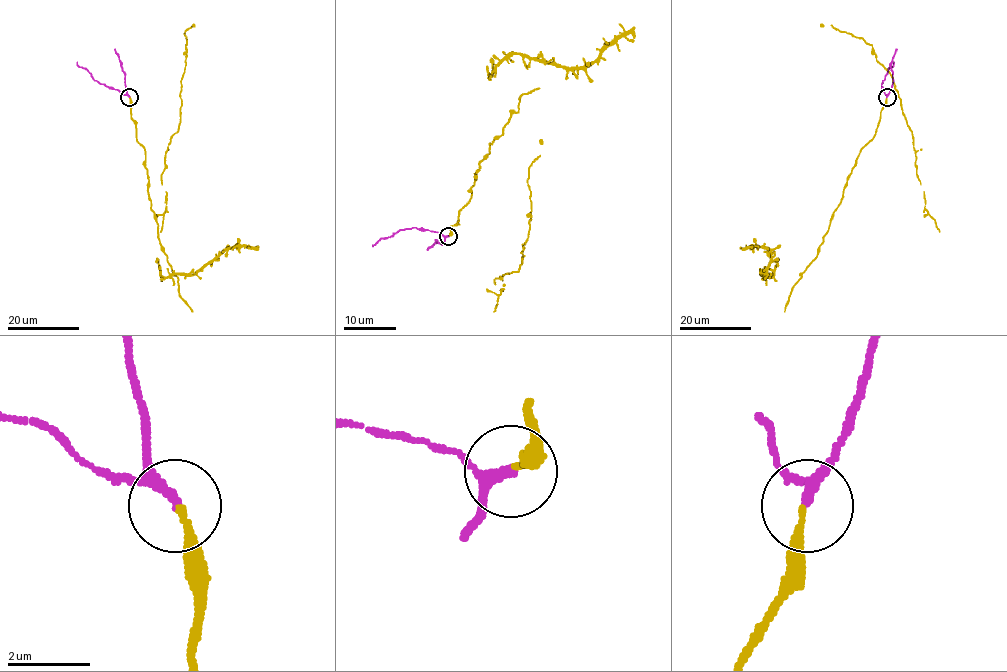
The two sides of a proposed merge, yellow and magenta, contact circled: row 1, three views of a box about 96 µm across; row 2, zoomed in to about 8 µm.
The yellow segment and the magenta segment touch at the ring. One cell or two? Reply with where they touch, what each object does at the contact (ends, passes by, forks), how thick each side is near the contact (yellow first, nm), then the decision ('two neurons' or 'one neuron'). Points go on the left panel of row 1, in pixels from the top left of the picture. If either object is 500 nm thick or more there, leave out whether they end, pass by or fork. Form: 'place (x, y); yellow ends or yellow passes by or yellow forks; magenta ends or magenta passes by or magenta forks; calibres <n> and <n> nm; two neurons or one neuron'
place (129, 97); yellow ends; magenta passes by; calibres 170 and 200 nm; one neuron

